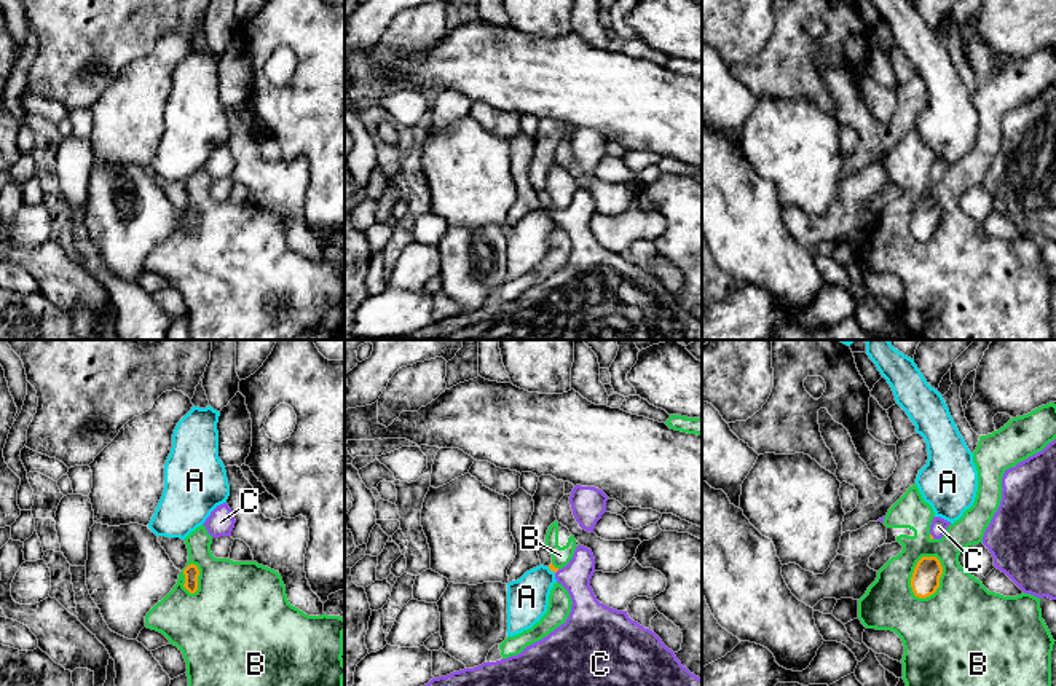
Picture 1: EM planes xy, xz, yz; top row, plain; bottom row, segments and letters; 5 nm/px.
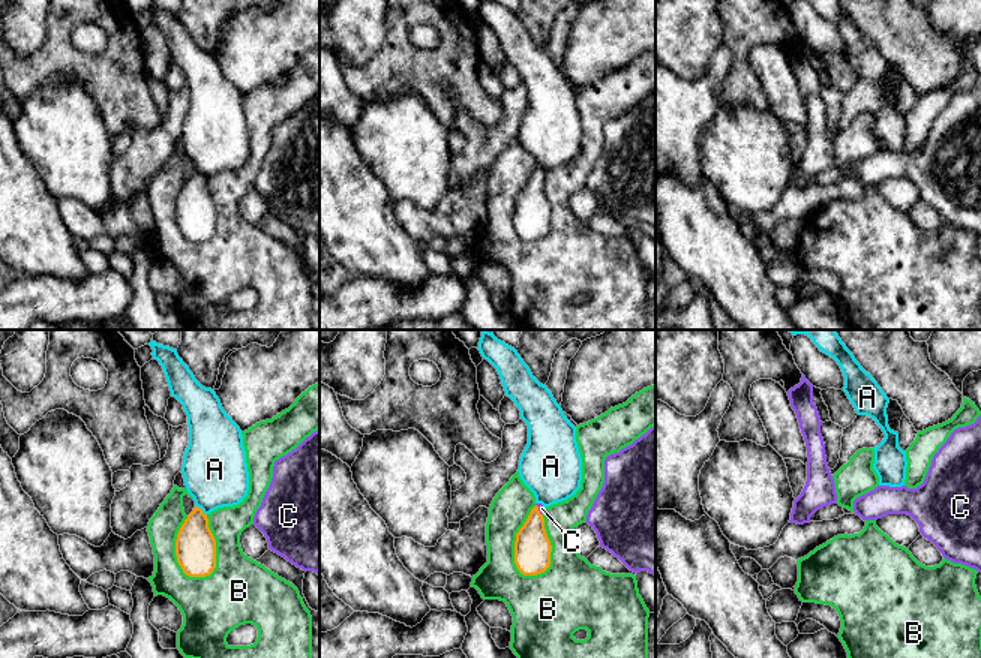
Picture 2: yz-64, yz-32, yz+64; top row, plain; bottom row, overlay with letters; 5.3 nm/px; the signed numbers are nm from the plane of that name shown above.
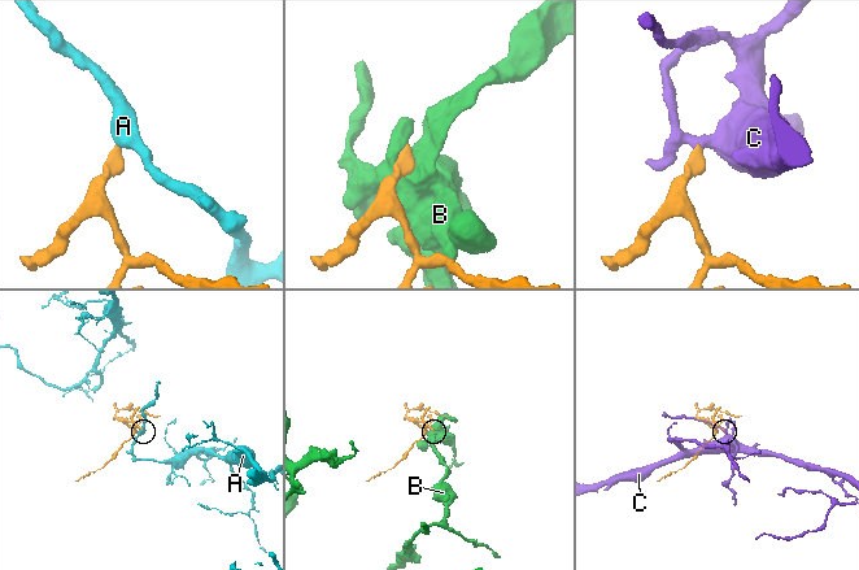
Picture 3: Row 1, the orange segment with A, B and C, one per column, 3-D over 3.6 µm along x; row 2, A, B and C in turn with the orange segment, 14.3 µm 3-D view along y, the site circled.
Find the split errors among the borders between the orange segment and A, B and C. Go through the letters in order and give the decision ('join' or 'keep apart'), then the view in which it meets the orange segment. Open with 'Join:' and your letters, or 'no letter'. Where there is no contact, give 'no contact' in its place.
Join: C
A: keep apart; contact in xz
B: keep apart; contact in yz
C: join; contact in yz

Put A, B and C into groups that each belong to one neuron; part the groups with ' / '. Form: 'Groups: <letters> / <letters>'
Groups: A / B / C

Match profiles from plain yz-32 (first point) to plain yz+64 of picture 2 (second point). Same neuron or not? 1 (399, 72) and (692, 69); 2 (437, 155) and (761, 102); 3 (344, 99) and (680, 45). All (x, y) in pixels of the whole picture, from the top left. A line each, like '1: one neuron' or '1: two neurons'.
1: two neurons
2: two neurons
3: two neurons

